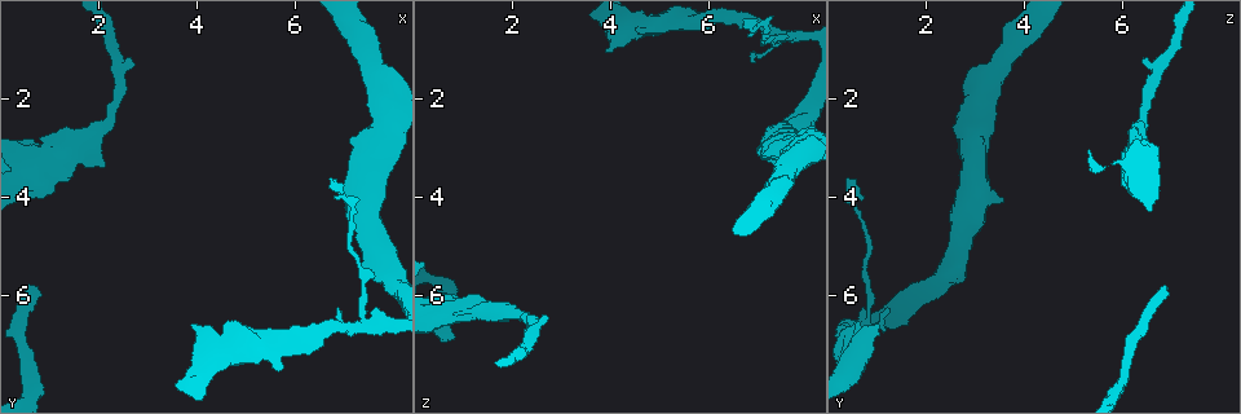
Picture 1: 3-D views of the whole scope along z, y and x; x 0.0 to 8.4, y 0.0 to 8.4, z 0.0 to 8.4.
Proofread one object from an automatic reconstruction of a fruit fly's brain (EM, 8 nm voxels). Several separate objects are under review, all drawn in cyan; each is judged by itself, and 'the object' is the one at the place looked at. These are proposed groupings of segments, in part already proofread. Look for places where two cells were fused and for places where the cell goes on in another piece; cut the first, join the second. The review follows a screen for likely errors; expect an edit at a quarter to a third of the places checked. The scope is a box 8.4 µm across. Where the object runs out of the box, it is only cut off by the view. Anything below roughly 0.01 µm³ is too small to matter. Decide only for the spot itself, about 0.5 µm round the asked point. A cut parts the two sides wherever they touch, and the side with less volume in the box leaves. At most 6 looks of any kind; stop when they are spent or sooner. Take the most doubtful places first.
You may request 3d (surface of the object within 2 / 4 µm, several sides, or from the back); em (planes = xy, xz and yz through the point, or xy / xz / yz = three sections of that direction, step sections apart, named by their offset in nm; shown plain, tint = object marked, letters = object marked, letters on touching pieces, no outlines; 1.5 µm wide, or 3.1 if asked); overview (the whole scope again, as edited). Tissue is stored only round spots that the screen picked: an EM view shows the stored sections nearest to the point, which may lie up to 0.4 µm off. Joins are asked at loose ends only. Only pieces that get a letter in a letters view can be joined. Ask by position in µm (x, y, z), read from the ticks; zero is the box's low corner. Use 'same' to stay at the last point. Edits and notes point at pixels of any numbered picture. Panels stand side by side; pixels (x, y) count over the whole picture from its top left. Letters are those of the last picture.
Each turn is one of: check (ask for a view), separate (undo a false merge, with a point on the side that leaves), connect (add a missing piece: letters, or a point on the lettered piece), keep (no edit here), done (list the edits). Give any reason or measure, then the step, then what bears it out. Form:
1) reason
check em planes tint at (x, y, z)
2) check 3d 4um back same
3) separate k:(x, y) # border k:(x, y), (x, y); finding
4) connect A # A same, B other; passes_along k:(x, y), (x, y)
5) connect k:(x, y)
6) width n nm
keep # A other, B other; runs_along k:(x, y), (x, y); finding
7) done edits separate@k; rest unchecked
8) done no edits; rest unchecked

check em planes letters at (3.95, 6.65, 1.05)

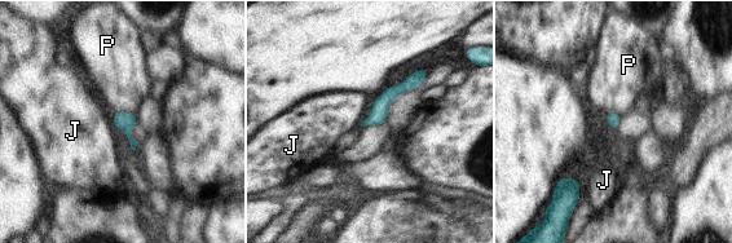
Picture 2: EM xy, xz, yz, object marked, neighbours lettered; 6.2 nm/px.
keep # J other, P other; runs_along 2:(423, 73), (397, 89), (369, 122); none of them fits

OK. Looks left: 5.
end of a long branch
check em planes letters at (0.70, 5.80, 6.90)

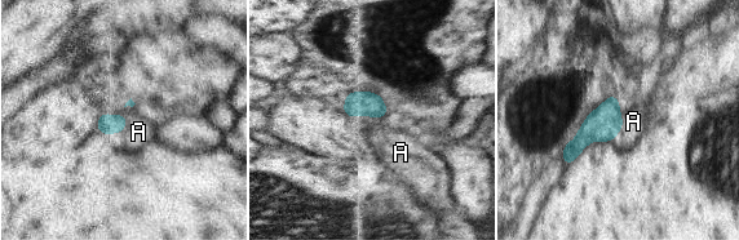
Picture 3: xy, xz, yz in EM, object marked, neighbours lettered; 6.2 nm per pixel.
connect A # A same; the cell continues

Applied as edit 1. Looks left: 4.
check overview

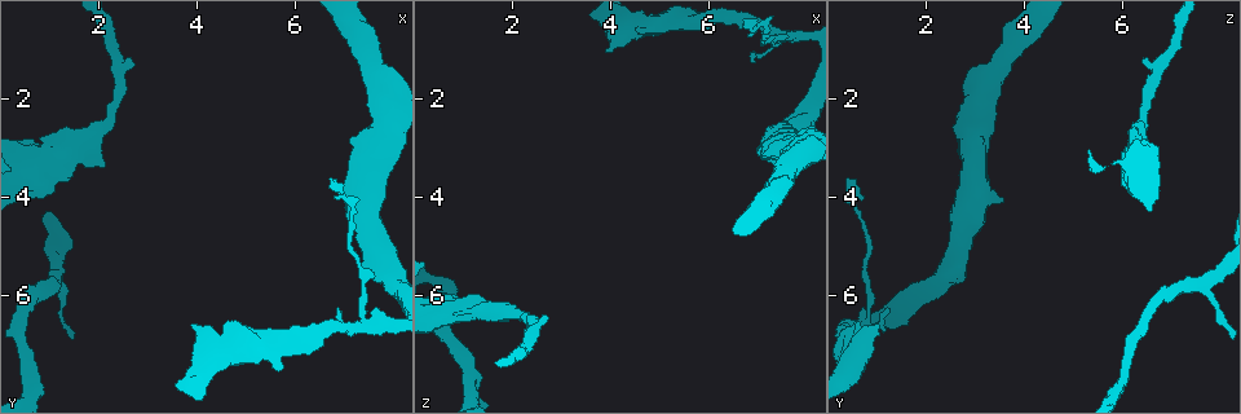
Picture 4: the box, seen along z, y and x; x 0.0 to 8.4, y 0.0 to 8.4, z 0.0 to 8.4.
check em xz step 8 tint at (7.45, 6.65, 0.75)

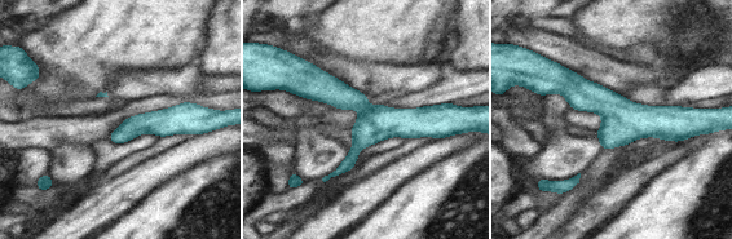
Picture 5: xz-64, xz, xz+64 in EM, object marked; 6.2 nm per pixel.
another direction
check em planes letters same

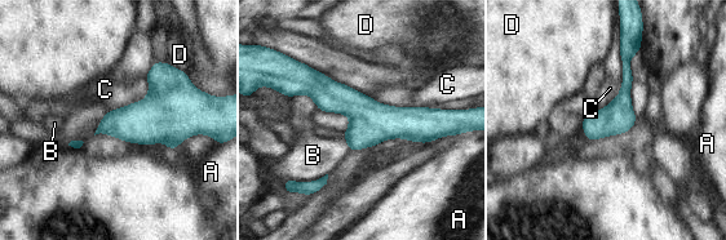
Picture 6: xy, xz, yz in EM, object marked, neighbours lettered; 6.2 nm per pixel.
keep # A other, B other, C other, D other; runs_along 6:(308, 89), (372, 121), (454, 118); one cell here

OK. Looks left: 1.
done edits connect@3; rest unchecked

